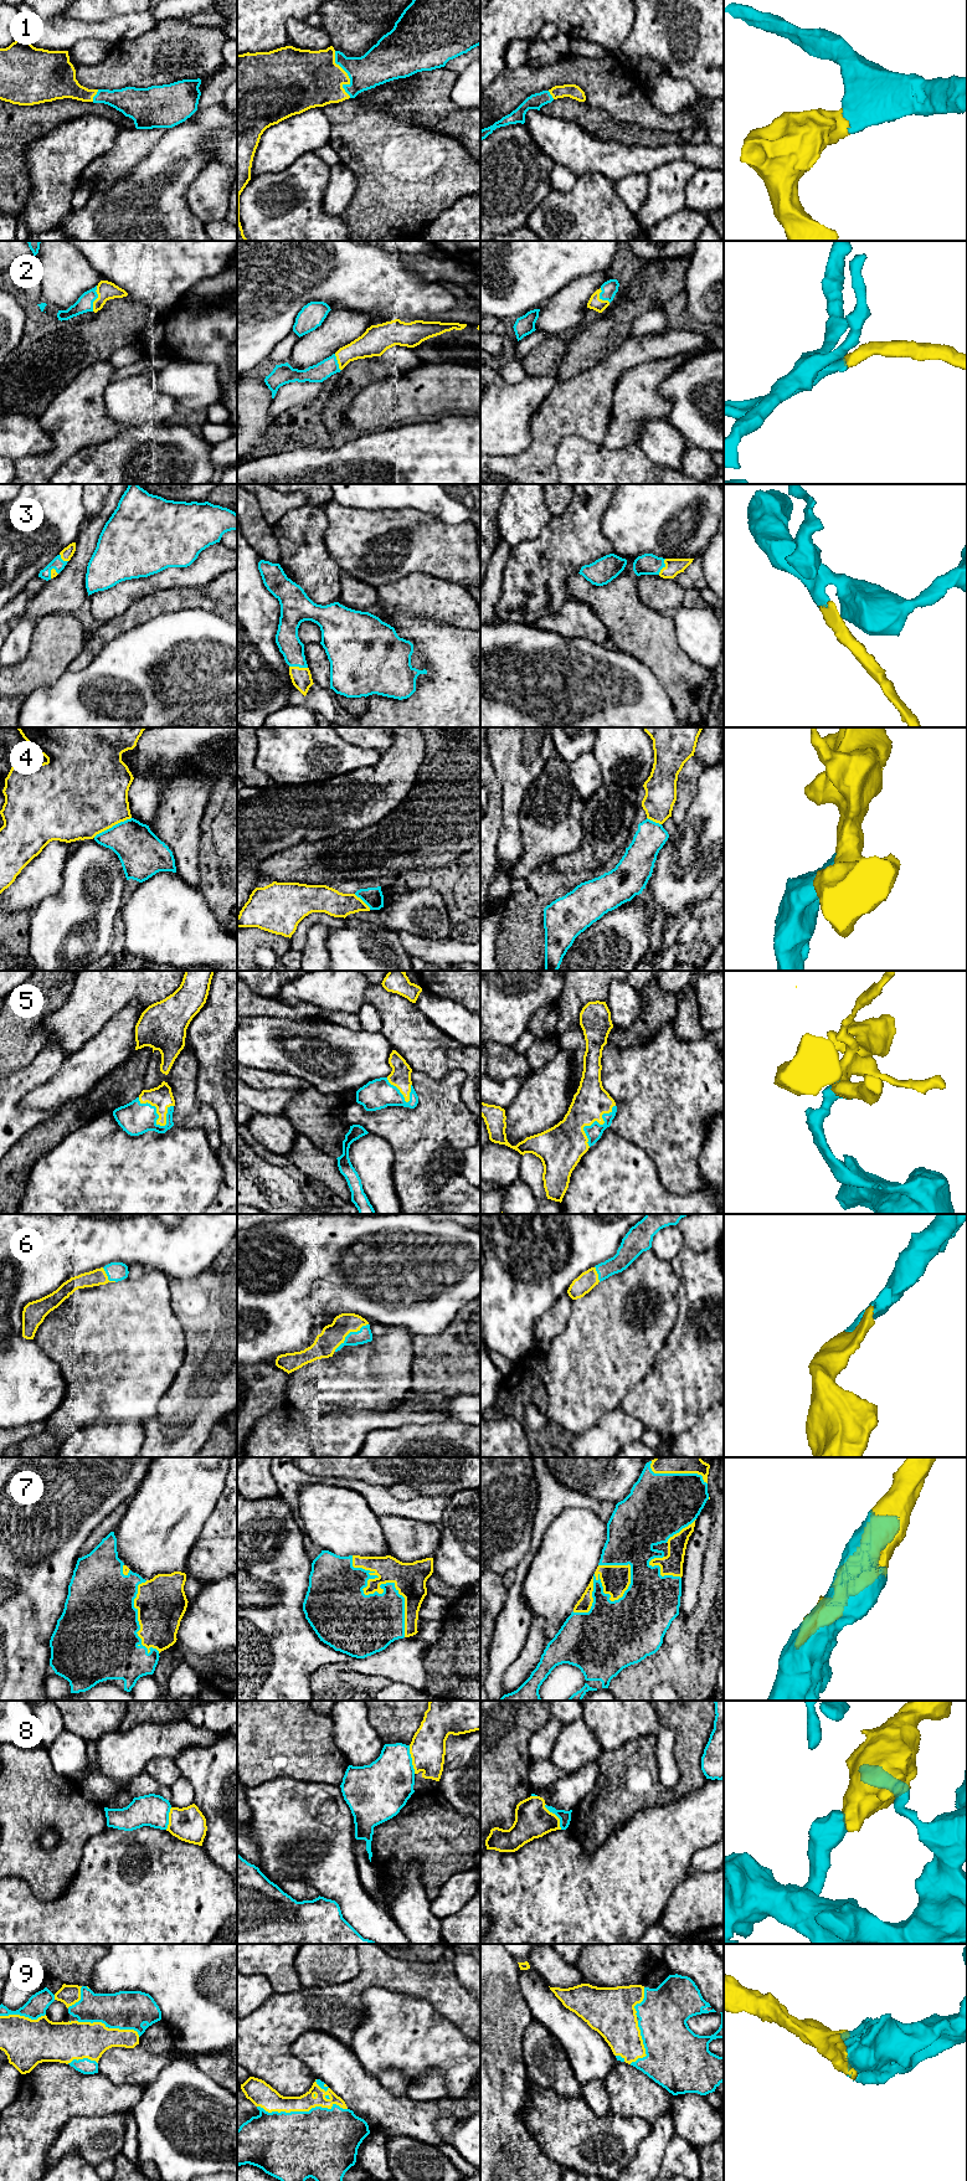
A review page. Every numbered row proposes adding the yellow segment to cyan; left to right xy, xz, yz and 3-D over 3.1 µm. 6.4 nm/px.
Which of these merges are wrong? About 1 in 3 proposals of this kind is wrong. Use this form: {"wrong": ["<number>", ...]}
{"wrong": ["4", "8"]}

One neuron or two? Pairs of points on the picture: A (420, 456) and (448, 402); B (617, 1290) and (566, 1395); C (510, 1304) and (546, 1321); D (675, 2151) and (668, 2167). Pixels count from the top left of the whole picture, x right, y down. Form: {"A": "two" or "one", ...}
{"A": "two", "B": "one", "C": "two", "D": "one"}

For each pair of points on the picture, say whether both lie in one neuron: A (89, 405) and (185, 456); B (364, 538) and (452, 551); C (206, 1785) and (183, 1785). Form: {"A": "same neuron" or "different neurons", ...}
{"A": "different neurons", "B": "same neuron", "C": "different neurons"}

